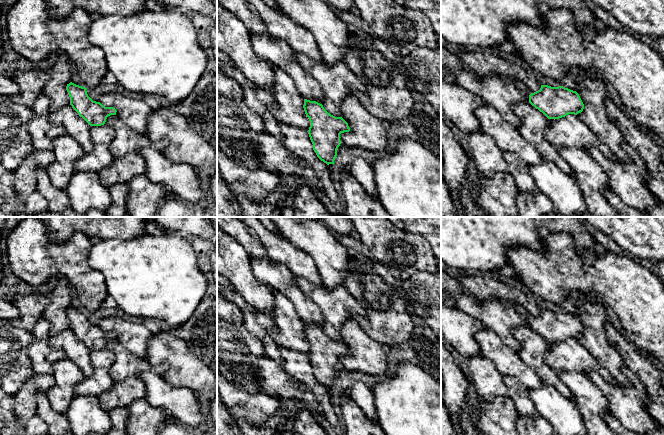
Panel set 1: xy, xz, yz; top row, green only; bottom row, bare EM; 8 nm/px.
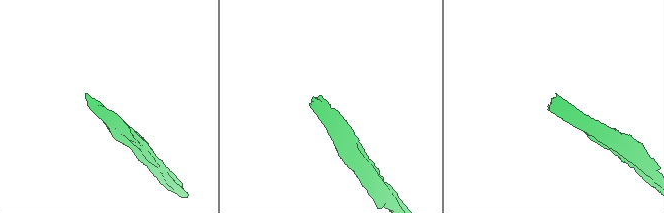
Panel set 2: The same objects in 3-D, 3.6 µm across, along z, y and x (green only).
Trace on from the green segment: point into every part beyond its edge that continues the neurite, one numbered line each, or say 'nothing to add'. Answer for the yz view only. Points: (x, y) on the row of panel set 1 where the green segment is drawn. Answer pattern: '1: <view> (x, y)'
1: yz (519, 85)

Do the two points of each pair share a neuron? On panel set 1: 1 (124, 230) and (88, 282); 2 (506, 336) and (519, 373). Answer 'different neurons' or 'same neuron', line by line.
1: different neurons
2: different neurons

